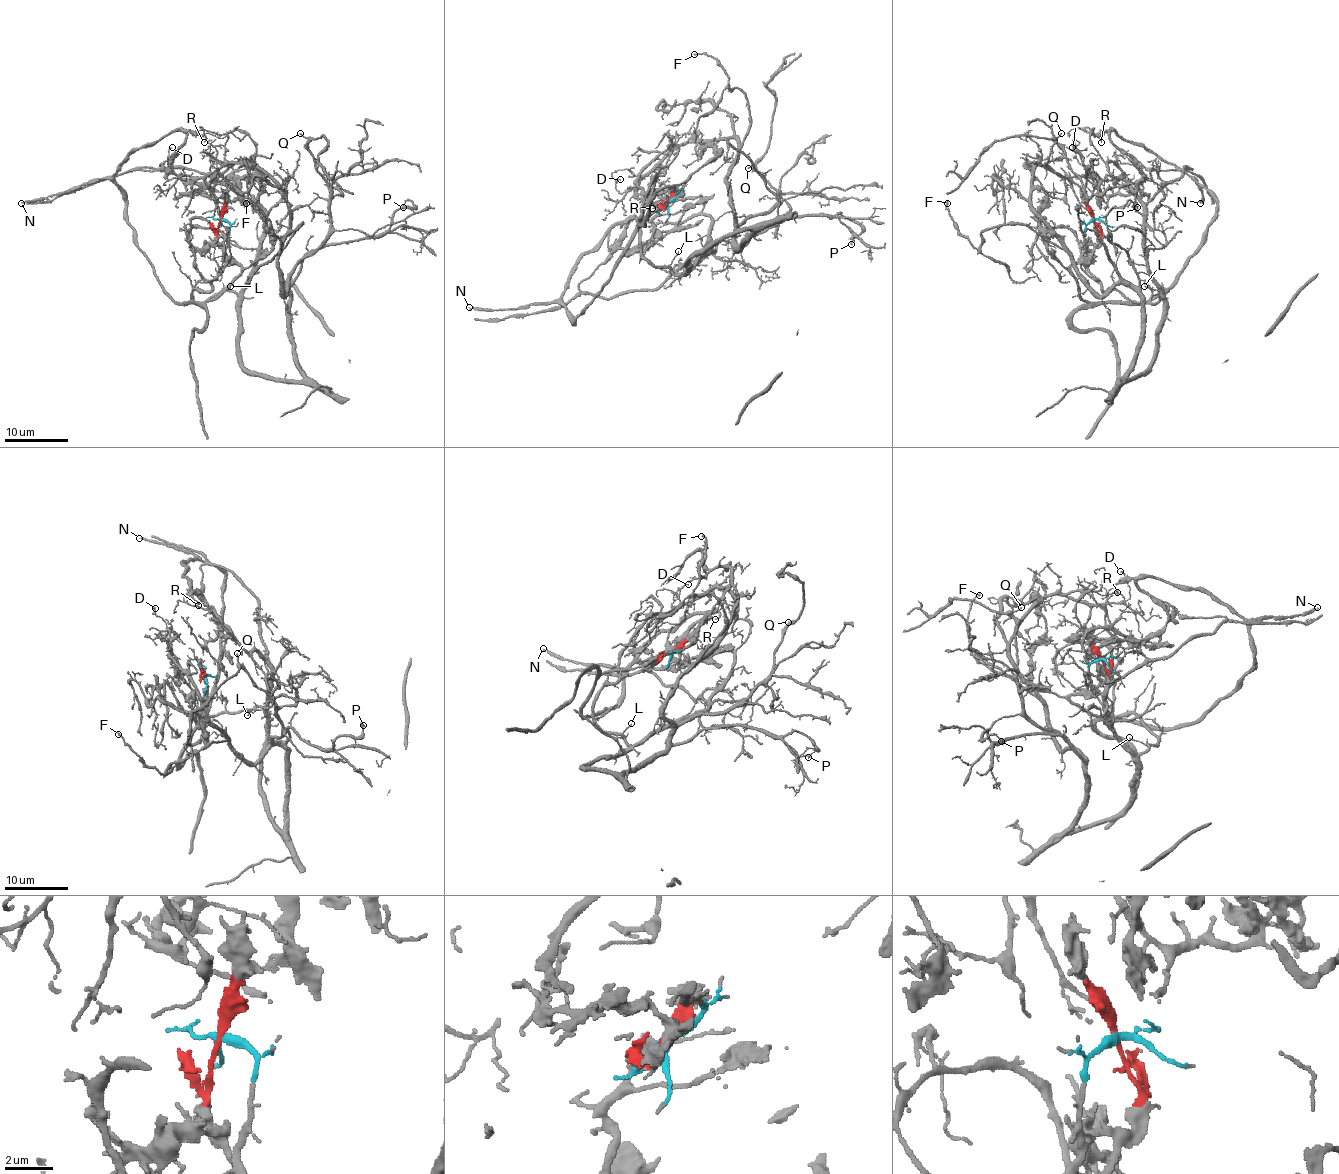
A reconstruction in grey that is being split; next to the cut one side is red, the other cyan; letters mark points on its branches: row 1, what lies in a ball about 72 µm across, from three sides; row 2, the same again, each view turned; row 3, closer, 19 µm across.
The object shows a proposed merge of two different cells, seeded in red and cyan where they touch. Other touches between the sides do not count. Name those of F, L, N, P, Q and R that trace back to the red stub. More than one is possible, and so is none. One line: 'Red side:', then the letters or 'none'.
Red side: N, R

